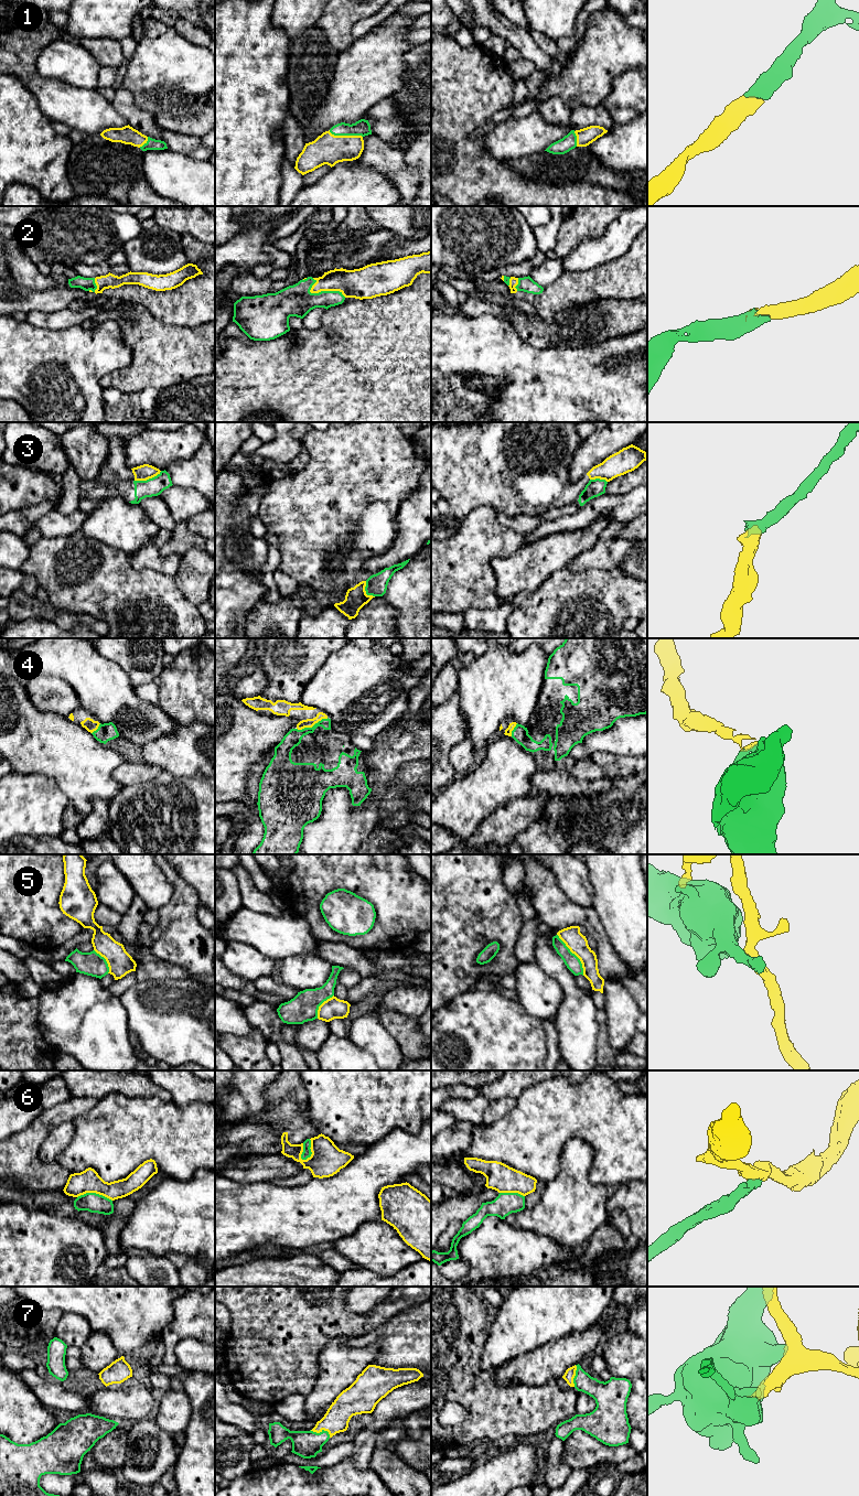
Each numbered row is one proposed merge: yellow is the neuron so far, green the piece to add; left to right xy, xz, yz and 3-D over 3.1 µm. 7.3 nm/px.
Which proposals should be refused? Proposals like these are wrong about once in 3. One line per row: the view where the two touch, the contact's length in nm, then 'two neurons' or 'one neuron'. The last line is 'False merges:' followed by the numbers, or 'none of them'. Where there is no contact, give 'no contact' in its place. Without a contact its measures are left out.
1: xz | 260 nm | one neuron
2: xz | 280 nm | one neuron
3: xy | 220 nm | two neurons
4: xz | 240 nm | one neuron
5: yz | 360 nm | two neurons
6: xz | 170 nm | two neurons
7: xz | 160 nm | one neuron
False merges: 3, 5, 6

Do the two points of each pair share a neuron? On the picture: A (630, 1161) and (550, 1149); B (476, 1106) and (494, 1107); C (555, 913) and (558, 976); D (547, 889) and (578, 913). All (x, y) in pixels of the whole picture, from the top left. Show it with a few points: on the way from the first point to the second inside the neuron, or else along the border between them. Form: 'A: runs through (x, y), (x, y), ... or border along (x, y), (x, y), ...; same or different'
A: runs through (610, 1141), (600, 1131), (570, 1131); same
B: border along (492, 1100), (485, 1108), (483, 1123); different
C: border along (540, 918), (557, 932); different
D: runs through (554, 896), (570, 913); same

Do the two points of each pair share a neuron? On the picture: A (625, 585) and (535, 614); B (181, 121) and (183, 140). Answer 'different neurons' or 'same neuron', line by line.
A: same neuron
B: different neurons

